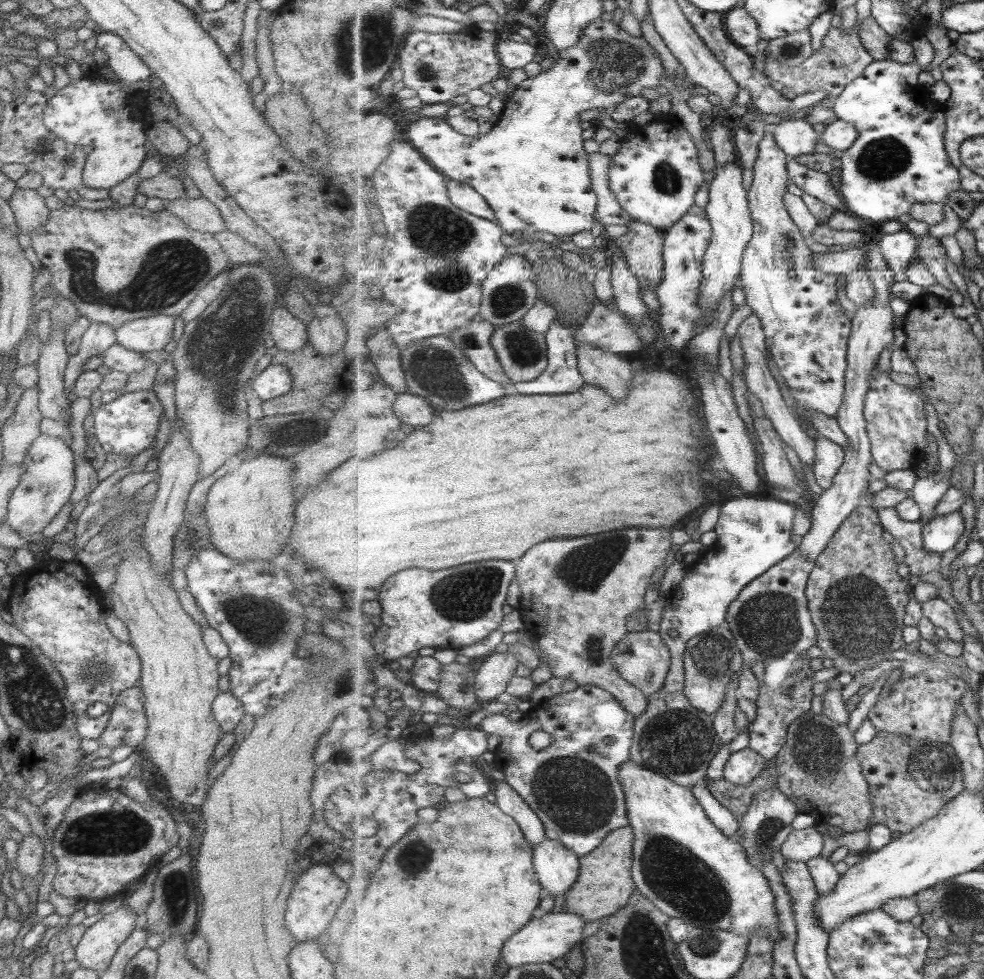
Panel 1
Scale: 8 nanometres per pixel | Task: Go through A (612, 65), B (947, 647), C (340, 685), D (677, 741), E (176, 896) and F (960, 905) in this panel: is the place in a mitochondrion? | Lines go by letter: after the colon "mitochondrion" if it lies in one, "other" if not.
A: mitochondrion
B: other
C: mitochondrion
D: mitochondrion
E: mitochondrion
F: mitochondrion

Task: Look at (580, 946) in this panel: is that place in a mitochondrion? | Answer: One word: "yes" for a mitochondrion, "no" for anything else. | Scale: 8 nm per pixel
no

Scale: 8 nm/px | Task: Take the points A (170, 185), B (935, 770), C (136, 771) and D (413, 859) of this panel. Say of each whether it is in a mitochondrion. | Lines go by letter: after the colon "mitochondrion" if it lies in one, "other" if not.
A: other
B: mitochondrion
C: other
D: mitochondrion

